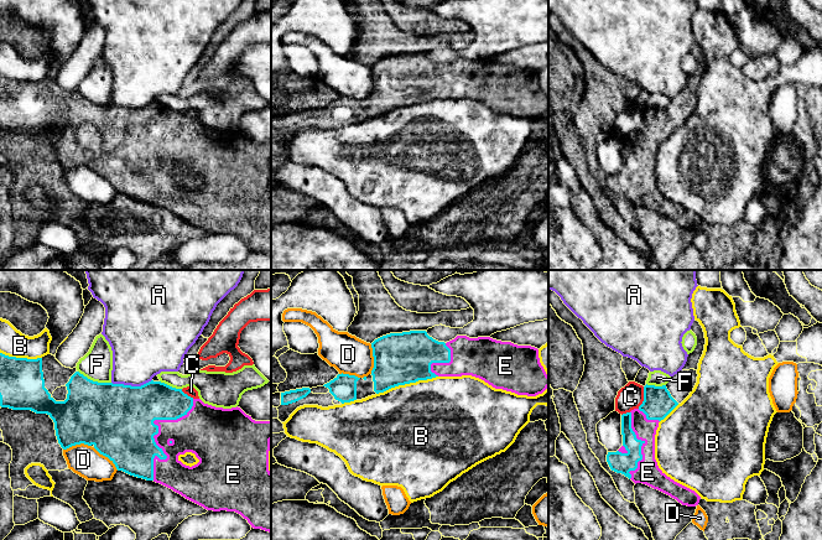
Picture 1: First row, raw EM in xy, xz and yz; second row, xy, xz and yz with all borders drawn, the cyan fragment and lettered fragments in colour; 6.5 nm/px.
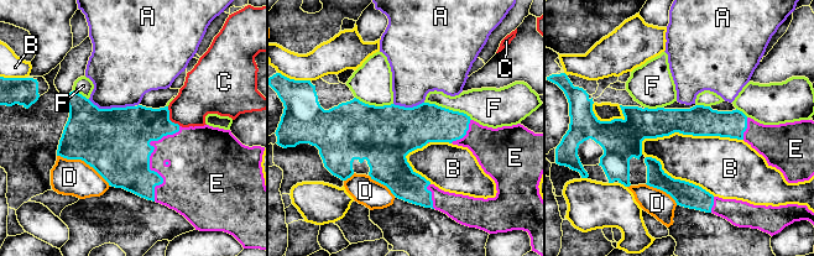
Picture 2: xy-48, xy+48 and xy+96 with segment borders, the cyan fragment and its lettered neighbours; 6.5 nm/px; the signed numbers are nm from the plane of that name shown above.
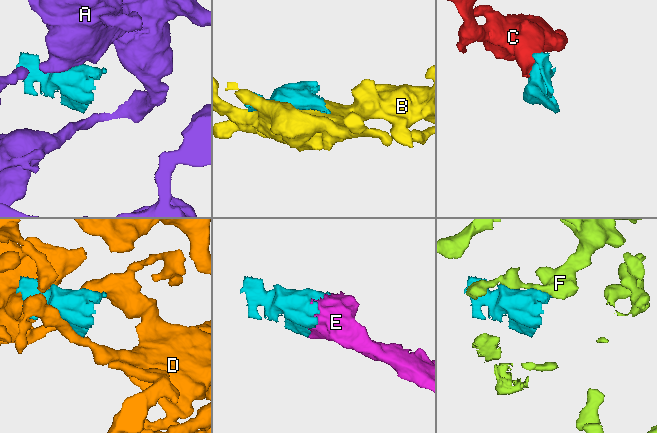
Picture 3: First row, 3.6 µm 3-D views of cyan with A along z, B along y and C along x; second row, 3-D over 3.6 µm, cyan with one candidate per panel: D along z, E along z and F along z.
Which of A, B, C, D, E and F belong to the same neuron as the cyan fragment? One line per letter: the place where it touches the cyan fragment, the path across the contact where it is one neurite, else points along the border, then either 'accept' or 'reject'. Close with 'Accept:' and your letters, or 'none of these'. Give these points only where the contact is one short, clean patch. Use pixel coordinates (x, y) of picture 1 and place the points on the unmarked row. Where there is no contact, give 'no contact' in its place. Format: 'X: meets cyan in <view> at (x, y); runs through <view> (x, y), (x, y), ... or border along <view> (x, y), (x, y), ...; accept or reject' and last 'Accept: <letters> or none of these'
A: meets cyan in xy at (130, 108); reject
B: meets cyan in xz at (406, 105); reject
C: meets cyan in yz at (644, 120); border along yz (644, 109), (644, 123), (638, 130); reject
D: meets cyan in xz at (374, 82); reject
E: meets cyan in xy at (156, 156); accept
F: meets cyan in xy at (94, 104); reject
Accept: E

